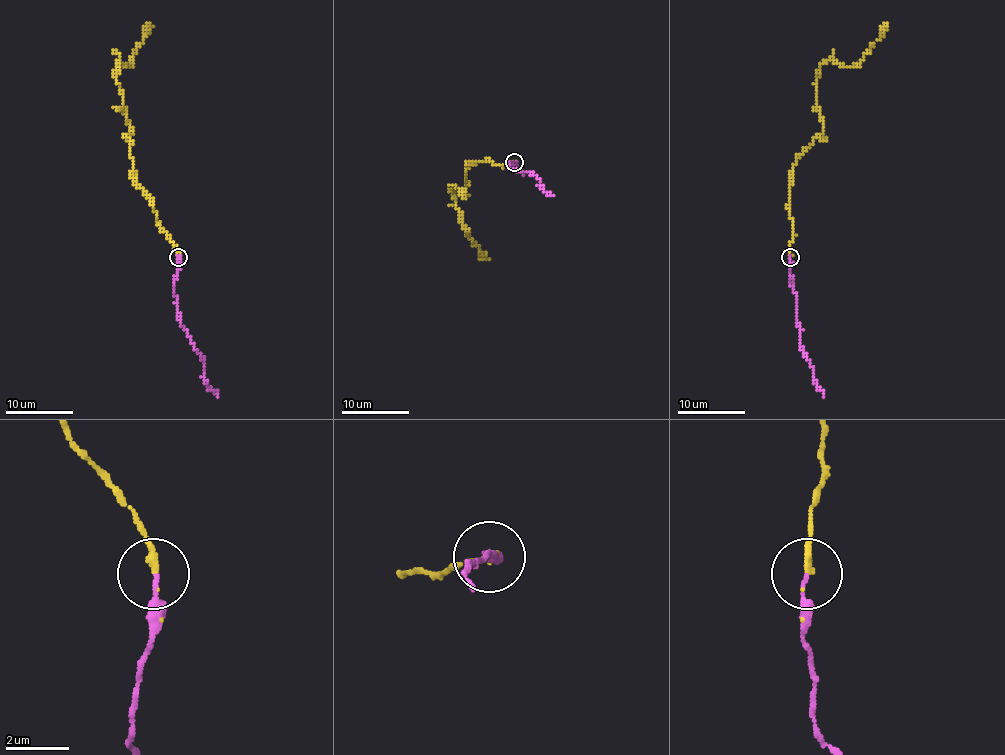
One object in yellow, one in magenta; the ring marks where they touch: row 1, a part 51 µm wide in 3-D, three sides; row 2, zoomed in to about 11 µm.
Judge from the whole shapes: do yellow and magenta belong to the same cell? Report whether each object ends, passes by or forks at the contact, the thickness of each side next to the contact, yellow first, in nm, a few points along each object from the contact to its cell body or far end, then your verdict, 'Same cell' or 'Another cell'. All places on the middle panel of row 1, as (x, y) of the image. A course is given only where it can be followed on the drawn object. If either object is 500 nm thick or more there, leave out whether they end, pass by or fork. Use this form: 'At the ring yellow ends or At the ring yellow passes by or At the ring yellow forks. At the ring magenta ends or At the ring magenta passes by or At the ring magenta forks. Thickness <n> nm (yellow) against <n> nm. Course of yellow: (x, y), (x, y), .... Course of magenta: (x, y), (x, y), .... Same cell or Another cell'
At the ring yellow passes by. At the ring magenta ends. Thickness 160 nm (yellow) against 140 nm. Course of yellow: (514, 162), (468, 164), (463, 189), (468, 194), (453, 189), (463, 228), (487, 260). Course of magenta: (514, 162), (510, 167), (531, 172), (554, 196). Same cell

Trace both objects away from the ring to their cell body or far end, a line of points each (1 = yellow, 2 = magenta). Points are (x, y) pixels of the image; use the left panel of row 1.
1: (178, 256), (132, 169), (127, 138), (132, 133), (117, 69), (119, 61), (127, 66), (151, 24)
2: (178, 256), (174, 293), (179, 325), (203, 361), (203, 381), (218, 396)

